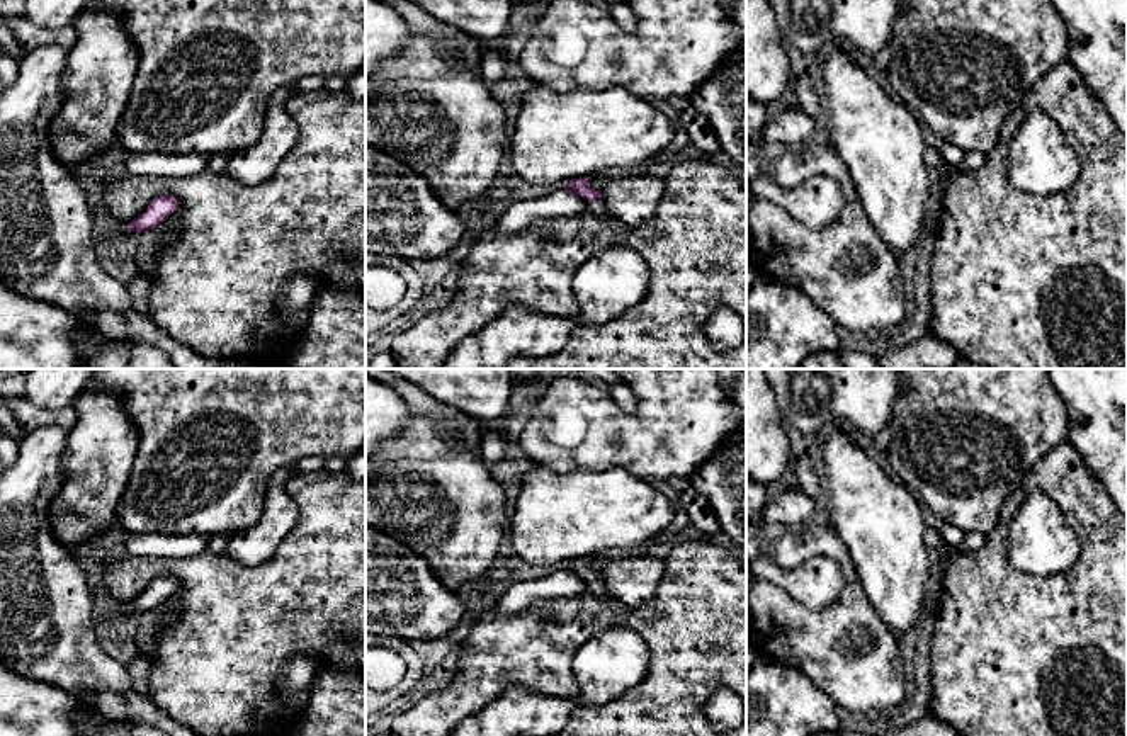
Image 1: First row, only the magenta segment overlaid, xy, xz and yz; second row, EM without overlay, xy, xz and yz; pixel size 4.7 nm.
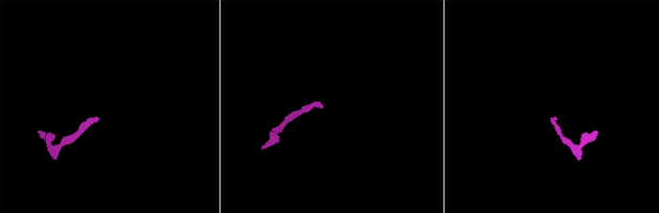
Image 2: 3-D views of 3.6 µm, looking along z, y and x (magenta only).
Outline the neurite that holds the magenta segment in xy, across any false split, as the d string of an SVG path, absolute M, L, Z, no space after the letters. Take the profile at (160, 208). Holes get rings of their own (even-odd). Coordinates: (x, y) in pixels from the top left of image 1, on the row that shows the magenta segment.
M160 195L155 197L146 211L136 216L126 228L127 233L141 231L148 233L163 223L170 214L173 214L178 207L178 201L173 195Z

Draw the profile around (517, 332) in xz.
M518 304L505 308L490 320L479 331L462 338L445 357L440 369L505 369L517 357L547 357L561 352L578 326L578 321L566 316L554 316L534 311Z

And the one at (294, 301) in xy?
M308 275L291 277L277 299L275 318L282 328L282 340L289 345L296 343L308 330L311 320L311 304L321 280Z

